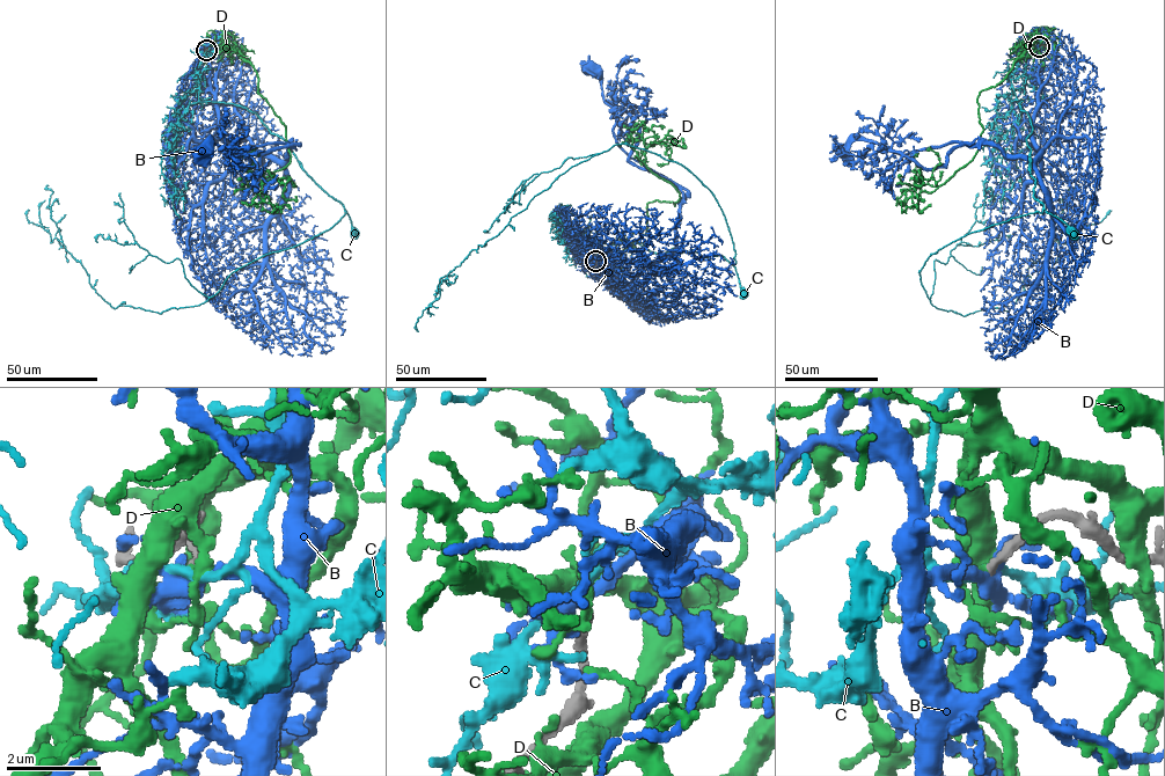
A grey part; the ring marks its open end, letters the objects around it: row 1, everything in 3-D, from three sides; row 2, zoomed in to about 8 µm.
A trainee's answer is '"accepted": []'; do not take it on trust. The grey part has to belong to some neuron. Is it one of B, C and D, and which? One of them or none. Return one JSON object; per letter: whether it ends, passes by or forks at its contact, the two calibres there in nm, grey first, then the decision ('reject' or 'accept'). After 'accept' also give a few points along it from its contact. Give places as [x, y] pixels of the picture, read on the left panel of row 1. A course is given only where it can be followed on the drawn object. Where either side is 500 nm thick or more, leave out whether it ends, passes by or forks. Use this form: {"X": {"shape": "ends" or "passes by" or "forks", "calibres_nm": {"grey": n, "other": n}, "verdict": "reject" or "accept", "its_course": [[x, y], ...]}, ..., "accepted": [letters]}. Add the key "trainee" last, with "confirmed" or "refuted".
{"B": {"shape": "forks", "calibres_nm": {"grey": 200, "other": 260}, "verdict": "reject"}, "C": {"shape": "passes by", "calibres_nm": {"grey": 200, "other": 170}, "verdict": "reject"}, "D": {"shape": "passes by", "calibres_nm": {"grey": 200, "other": 180}, "verdict": "reject"}, "accepted": [], "trainee": "confirmed"}

